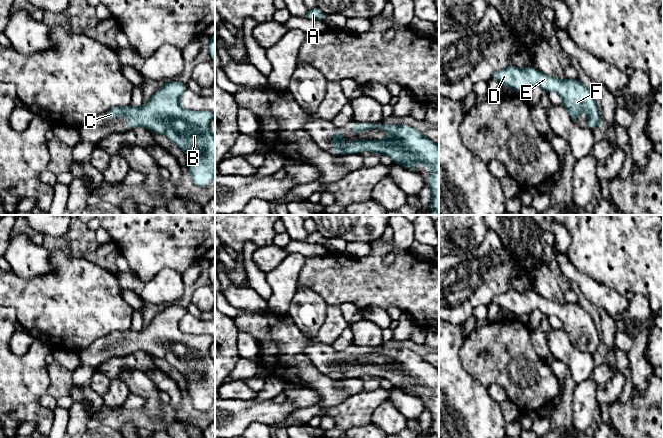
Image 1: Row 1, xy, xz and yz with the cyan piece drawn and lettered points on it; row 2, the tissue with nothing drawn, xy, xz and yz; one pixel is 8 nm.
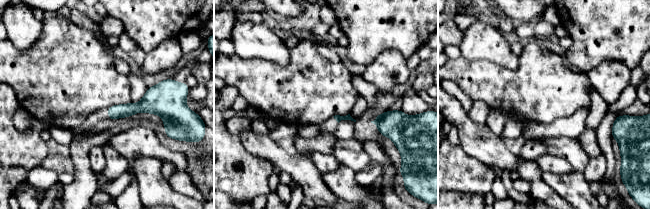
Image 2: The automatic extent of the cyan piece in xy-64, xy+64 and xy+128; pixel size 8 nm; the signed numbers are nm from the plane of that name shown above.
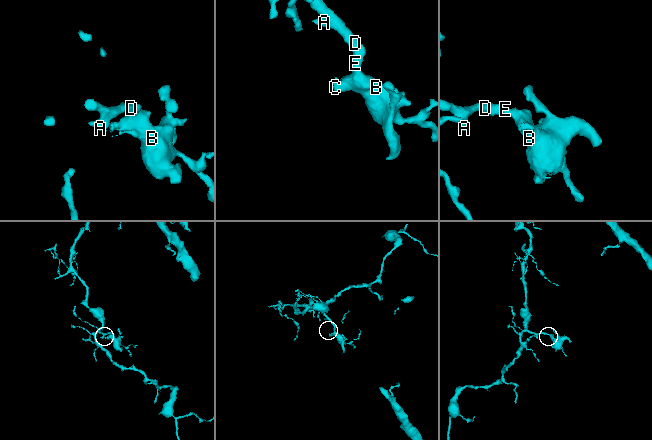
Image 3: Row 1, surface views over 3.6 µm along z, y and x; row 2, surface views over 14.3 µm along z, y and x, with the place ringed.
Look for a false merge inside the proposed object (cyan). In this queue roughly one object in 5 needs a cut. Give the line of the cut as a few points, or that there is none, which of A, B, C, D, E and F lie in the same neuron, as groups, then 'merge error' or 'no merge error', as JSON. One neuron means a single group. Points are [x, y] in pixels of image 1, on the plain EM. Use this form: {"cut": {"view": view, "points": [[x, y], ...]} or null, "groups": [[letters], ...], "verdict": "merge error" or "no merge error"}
{"cut": null, "groups": [["A", "B", "C", "D", "E", "F"]], "verdict": "no merge error"}

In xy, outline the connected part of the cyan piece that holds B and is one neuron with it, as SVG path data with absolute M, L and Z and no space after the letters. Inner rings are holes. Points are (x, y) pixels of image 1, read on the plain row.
M169 304L151 321L146 330L115 331L109 333L107 338L110 346L112 342L120 339L126 341L128 343L127 354L141 350L152 354L155 358L167 360L181 375L187 378L188 393L193 407L200 412L206 412L215 400L215 360L210 355L210 346L215 339L209 335L183 333L179 328L179 322L186 312L183 307ZM194 375L204 376L205 379L200 381L198 386L191 386L190 379Z

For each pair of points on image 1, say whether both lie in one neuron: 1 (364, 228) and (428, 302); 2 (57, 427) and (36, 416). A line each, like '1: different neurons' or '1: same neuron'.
1: different neurons
2: different neurons

